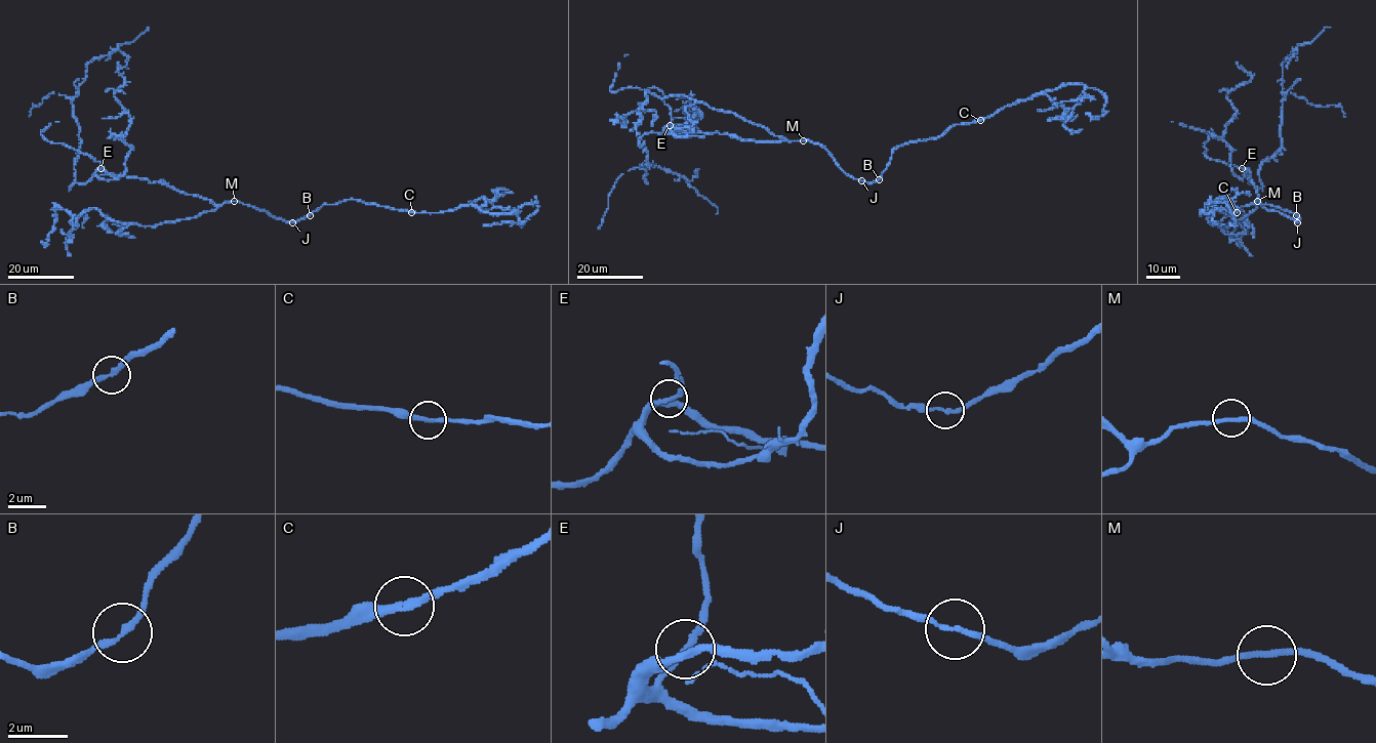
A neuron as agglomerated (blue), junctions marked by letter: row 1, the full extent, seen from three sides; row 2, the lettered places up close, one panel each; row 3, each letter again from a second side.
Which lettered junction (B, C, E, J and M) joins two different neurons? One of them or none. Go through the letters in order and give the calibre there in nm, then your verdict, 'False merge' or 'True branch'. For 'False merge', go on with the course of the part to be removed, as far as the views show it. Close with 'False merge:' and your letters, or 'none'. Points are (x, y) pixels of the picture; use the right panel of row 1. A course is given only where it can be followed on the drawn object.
B: Thickness 200 nm. True branch
C: Thickness 220 nm. True branch
E: Thickness 200 nm. True branch
J: Thickness 160 nm. True branch
M: Thickness 200 nm. True branch
False merge: none

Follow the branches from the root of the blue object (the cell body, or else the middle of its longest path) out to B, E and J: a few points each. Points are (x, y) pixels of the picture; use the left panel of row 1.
B: (235, 202), (285, 221), (295, 221), (310, 214)
E: (235, 202), (214, 205), (164, 183), (108, 174), (97, 169), (99, 168)
J: (235, 202), (293, 222)

